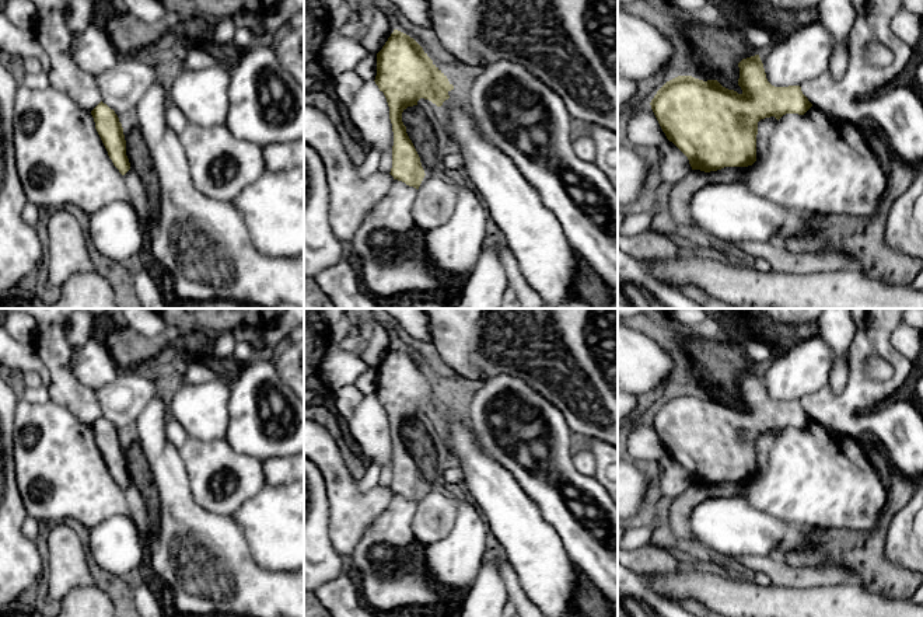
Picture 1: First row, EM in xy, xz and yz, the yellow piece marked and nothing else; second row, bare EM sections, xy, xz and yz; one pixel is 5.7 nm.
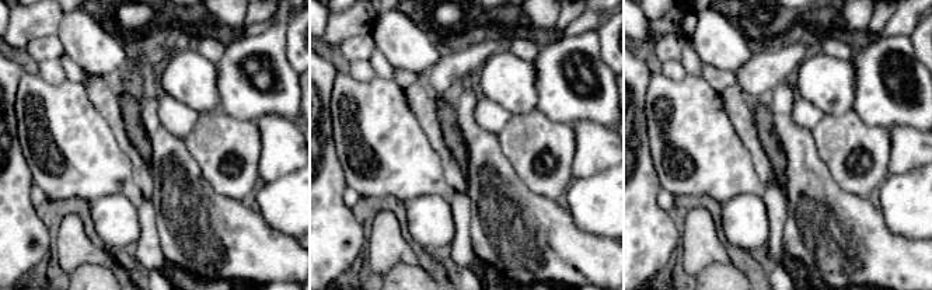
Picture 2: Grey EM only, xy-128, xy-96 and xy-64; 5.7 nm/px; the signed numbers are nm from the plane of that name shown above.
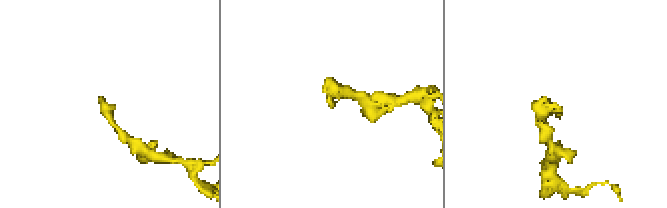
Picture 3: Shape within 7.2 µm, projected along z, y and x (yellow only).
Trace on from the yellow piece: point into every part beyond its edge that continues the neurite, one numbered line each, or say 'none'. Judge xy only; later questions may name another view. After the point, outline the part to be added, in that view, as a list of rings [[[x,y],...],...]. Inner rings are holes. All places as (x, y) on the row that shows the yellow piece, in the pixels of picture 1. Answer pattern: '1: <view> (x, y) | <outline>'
none

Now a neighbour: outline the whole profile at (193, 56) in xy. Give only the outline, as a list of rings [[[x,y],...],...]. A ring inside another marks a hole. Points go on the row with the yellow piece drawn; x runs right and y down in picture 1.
[[[189,43],[181,52],[178,66],[190,70],[202,70],[214,66],[216,59],[199,43]]]

